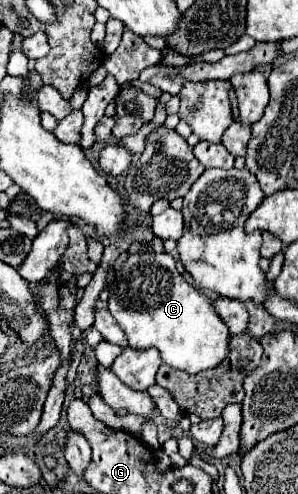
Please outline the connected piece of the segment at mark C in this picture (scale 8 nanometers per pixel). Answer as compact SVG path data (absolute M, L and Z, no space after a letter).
M136 253L128 255L122 263L116 279L110 283L108 309L126 331L128 343L134 349L156 347L160 351L162 363L186 371L190 375L218 367L230 355L230 331L220 315L214 311L214 301L190 285L176 269L176 259L170 253Z

